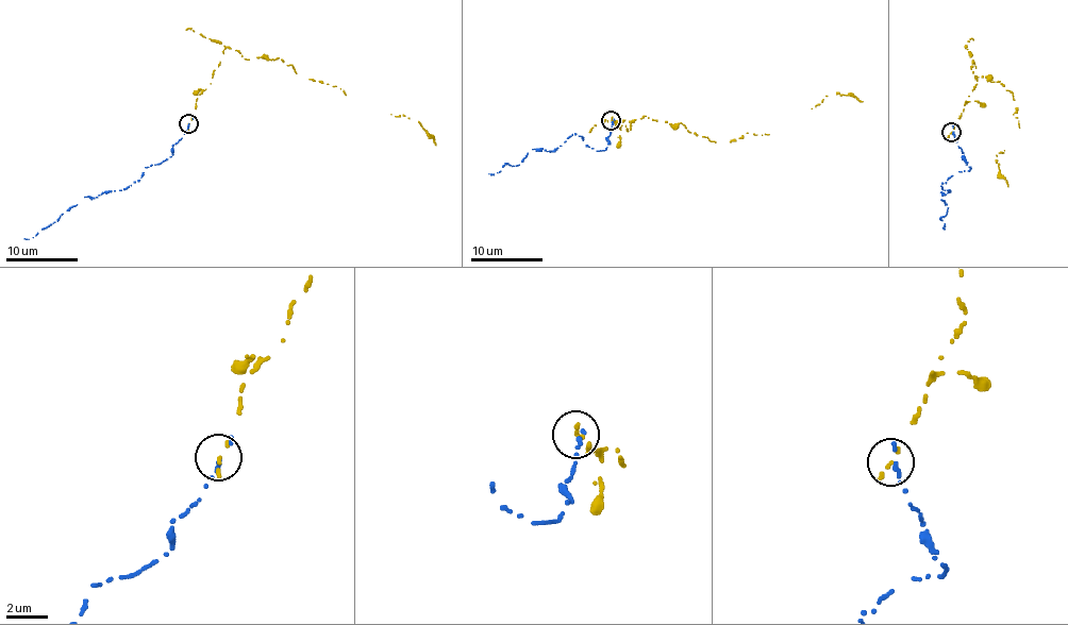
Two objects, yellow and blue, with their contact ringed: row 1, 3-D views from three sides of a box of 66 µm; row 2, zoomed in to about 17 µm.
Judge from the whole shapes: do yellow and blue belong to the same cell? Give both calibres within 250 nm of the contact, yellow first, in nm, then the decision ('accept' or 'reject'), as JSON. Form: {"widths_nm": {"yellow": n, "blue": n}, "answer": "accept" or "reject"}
{"widths_nm": {"yellow": 160, "blue": 220}, "answer": "reject"}

